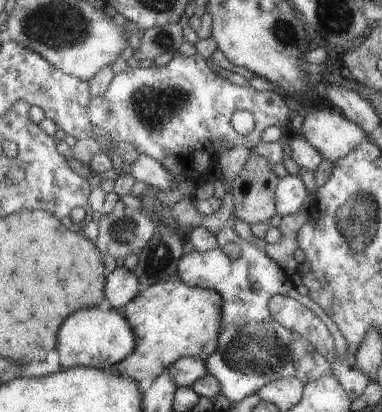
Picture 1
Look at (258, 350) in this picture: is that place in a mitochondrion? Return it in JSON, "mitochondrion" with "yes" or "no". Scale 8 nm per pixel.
{"mitochondrion":"yes"}

